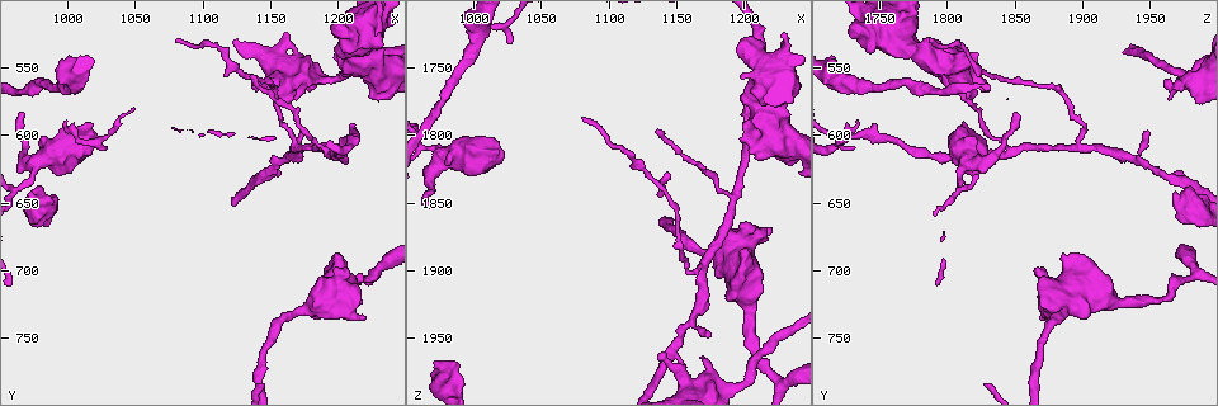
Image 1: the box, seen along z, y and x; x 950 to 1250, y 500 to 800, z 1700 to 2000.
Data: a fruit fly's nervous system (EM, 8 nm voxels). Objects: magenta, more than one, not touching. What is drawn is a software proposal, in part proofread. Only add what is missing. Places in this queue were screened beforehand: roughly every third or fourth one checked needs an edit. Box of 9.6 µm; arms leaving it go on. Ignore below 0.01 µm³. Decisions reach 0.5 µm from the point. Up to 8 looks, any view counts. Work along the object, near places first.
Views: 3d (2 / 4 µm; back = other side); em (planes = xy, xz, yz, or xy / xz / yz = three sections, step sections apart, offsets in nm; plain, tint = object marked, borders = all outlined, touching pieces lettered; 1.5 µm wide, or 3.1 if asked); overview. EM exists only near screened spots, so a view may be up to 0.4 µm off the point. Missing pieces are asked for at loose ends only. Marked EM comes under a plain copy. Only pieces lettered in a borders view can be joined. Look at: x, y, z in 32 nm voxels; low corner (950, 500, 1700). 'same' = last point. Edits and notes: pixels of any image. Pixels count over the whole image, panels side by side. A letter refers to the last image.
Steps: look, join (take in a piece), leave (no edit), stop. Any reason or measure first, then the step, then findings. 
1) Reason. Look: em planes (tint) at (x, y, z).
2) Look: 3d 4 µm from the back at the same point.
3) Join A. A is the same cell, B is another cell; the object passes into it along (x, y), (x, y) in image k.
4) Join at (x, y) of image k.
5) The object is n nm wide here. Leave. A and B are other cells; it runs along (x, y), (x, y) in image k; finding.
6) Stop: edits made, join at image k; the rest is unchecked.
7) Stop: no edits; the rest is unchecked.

Thick end. Look: 3d 4 µm at (1202, 518, 1730).

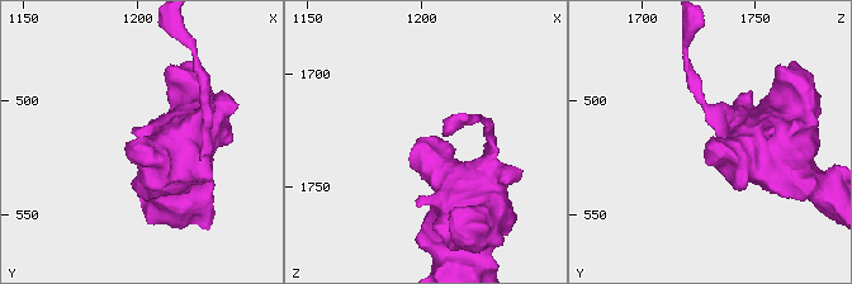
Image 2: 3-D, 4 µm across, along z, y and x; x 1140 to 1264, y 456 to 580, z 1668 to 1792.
Shape alone is not enough. Look: em planes (borders) at (1202, 519, 1729).

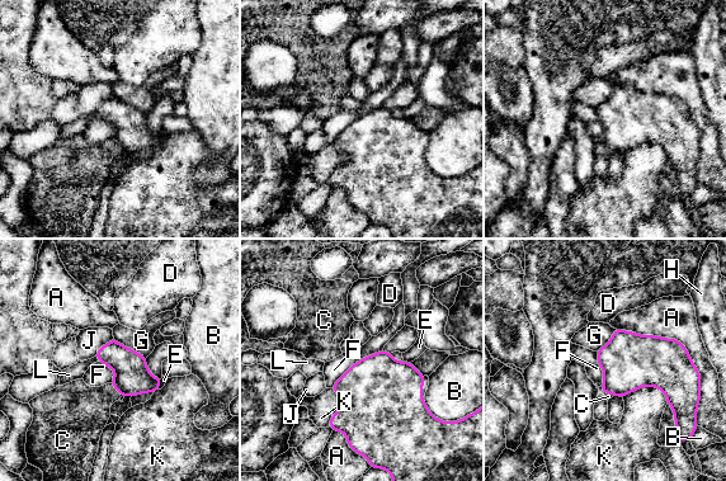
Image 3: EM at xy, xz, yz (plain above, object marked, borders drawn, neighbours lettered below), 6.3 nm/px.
Leave. A, B, C, D, E, F, G, H, J, K and L are other cells; no lettered piece goes on from it.

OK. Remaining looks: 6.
Free end. Look: em 3.1 µm xz step 16 (borders) at (1018, 592, 1812).

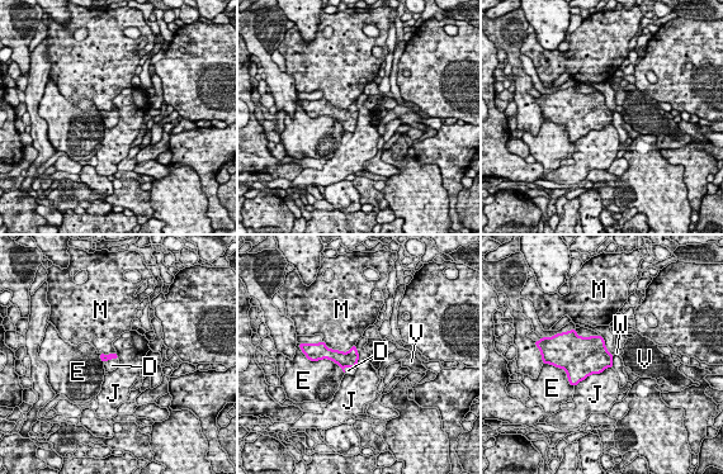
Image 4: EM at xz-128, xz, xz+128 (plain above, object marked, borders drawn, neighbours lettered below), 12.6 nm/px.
Cut it another way. Look: em 3.1 µm planes (borders) at the same point.

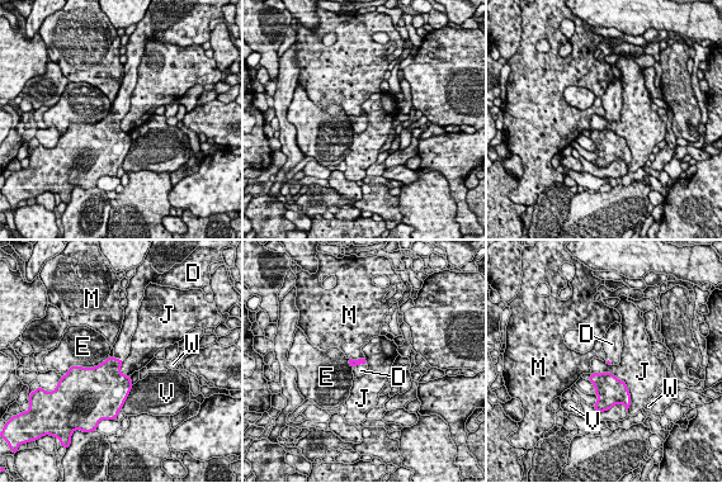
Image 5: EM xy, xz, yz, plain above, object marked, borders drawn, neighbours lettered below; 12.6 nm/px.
Join D. D is the same cell, E, J, M, V and W are other cells; the object passes into it along (353, 363), (358, 364), (360, 370) in image 5; it goes on there.

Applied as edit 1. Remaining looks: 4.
Look: overview.

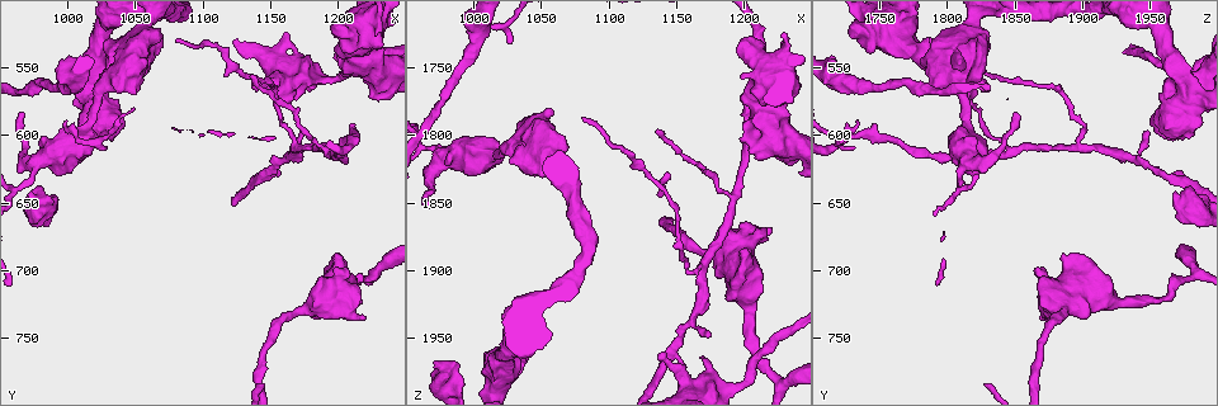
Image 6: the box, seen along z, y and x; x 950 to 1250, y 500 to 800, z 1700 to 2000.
Branch stops here. Look: em xy step 8 (borders) at (996, 592, 1736).

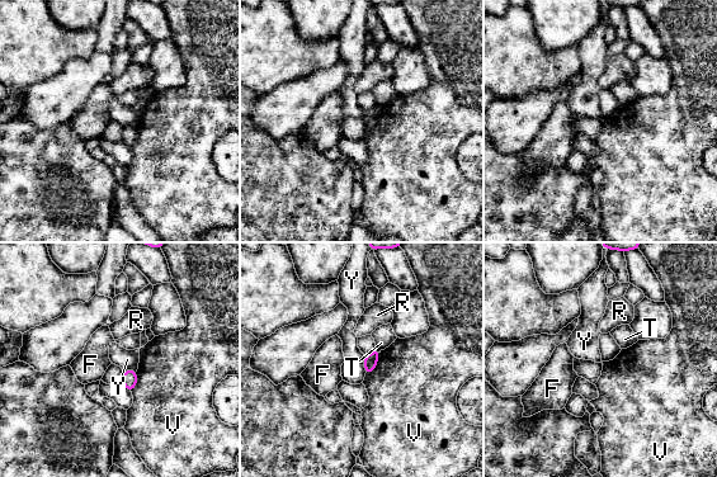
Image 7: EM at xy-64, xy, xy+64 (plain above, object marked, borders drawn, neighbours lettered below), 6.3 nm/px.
Another direction. Look: em planes (borders) at the same point.

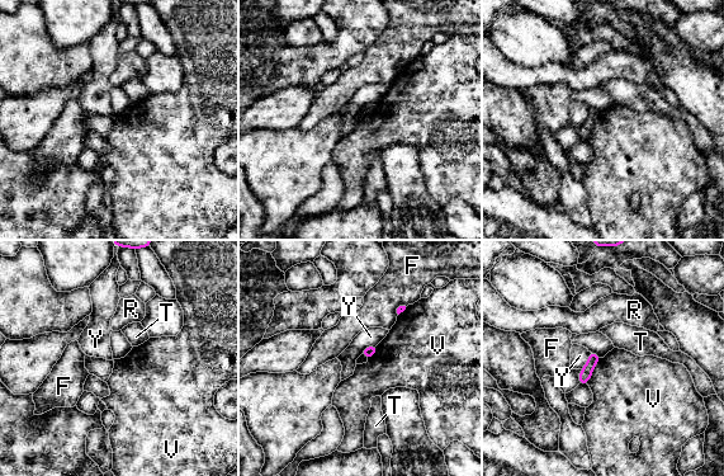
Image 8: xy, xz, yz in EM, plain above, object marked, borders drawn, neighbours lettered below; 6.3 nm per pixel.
The longest contact is with V, 190 nm. Leave. F, R, T, V and Y are other cells; a border runs along (600, 358), (586, 383) in image 8; no lettered piece goes on from it.

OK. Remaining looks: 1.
Stop: edits made, join at image 5; the rest is unchecked.

